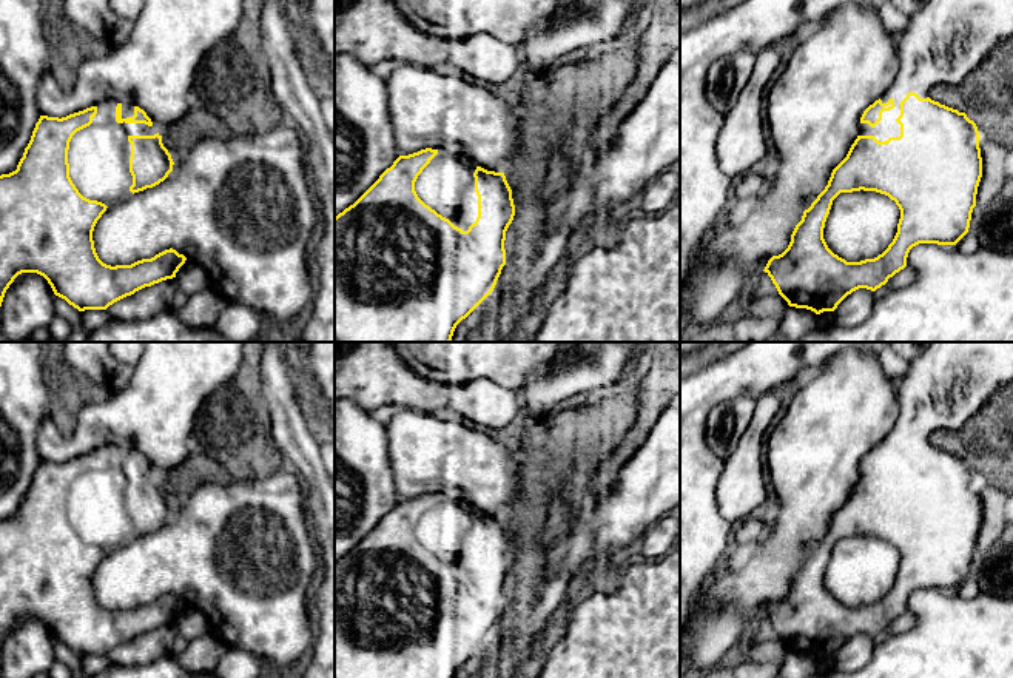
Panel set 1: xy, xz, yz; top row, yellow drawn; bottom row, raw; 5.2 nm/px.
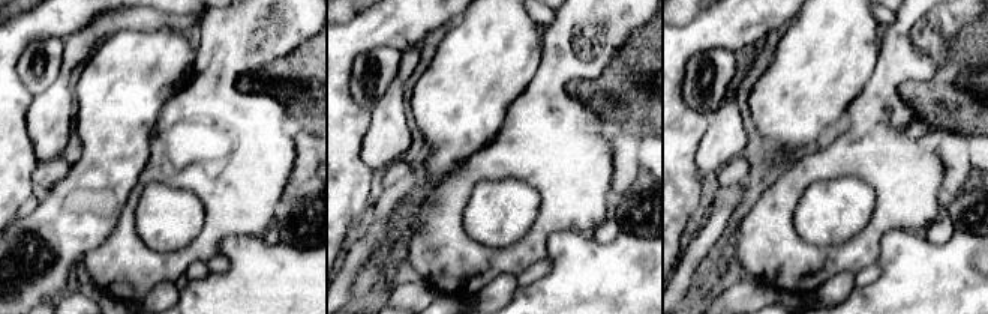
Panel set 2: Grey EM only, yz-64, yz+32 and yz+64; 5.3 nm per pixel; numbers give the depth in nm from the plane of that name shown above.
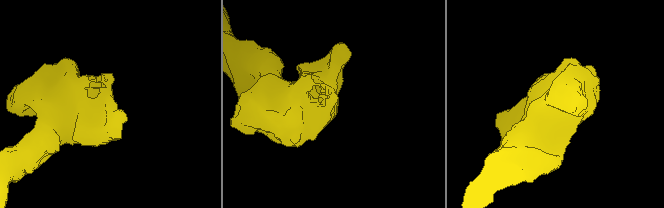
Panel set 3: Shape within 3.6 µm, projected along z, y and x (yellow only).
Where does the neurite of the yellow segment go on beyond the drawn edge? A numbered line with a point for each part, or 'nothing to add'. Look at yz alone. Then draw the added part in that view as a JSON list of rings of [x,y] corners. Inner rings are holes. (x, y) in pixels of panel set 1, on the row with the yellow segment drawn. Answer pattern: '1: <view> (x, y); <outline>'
1: yz (945, 40); [[[930,0],[922,11],[910,15],[910,23],[907,29],[897,35],[897,72],[891,86],[880,97],[882,103],[887,103],[890,99],[894,100],[894,108],[882,112],[882,120],[871,128],[868,123],[860,123],[859,136],[874,136],[879,142],[885,142],[890,137],[900,136],[900,125],[896,119],[900,116],[900,102],[907,97],[908,92],[916,92],[920,99],[930,97],[930,92],[936,86],[956,86],[959,85],[968,72],[971,72],[988,54],[990,51],[1002,40],[1007,40],[1013,35],[1013,0]]]

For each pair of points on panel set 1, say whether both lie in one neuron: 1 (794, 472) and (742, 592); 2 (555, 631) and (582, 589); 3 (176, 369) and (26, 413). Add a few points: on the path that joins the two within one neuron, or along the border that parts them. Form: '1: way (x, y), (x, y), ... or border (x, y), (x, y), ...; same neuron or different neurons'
1: way (794, 501), (794, 533), (771, 563); same neuron
2: way (558, 620), (574, 600); same neuron
3: border (48, 415), (39, 429), (36, 449); different neurons

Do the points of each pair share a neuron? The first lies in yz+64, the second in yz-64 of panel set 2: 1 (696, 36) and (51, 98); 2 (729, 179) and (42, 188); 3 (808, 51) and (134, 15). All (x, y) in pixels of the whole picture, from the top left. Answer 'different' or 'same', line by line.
1: different
2: same
3: different

